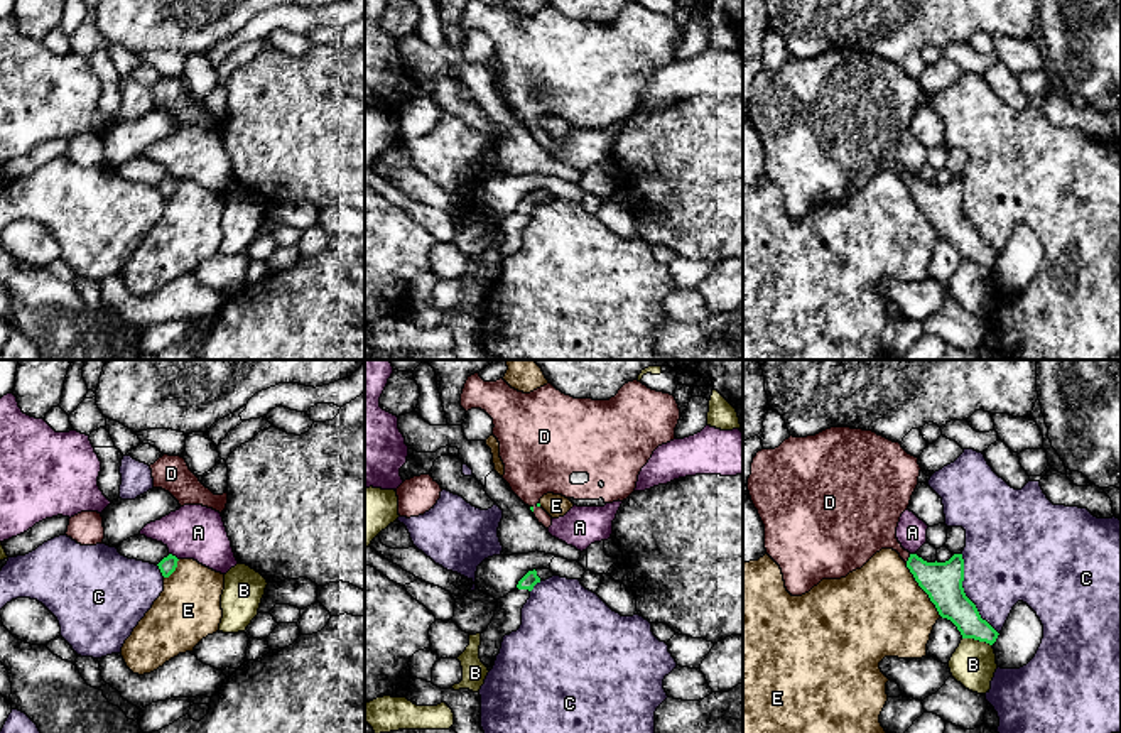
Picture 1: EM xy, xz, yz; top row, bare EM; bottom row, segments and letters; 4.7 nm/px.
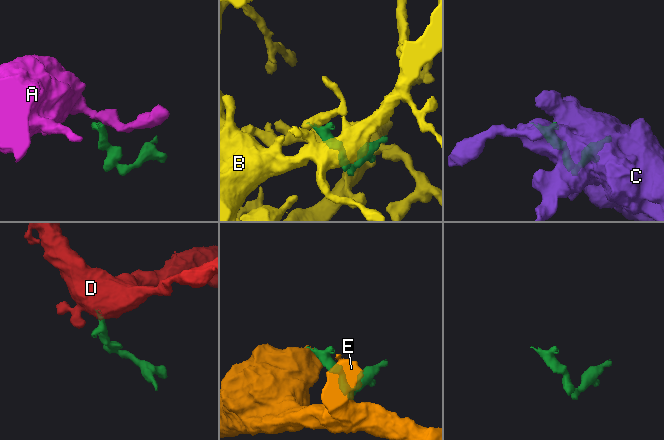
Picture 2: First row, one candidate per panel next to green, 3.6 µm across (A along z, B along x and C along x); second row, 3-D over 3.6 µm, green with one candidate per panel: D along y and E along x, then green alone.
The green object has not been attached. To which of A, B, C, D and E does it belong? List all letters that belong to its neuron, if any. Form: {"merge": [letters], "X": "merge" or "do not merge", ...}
{"merge": ["D"], "A": "do not merge", "B": "do not merge", "C": "do not merge", "D": "merge", "E": "do not merge"}

